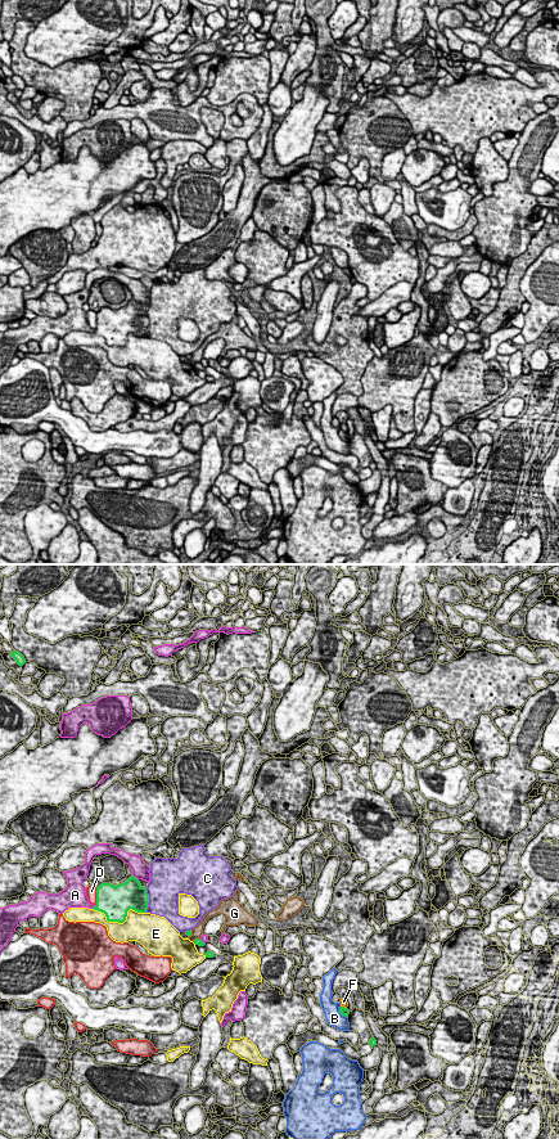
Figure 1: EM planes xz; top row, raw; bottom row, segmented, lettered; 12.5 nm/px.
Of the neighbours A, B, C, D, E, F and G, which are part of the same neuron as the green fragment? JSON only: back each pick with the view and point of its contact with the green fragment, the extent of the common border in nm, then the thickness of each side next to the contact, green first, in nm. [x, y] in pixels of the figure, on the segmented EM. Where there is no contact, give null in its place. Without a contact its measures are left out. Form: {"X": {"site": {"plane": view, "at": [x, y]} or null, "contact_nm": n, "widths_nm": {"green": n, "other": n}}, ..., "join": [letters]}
{"join": []}

